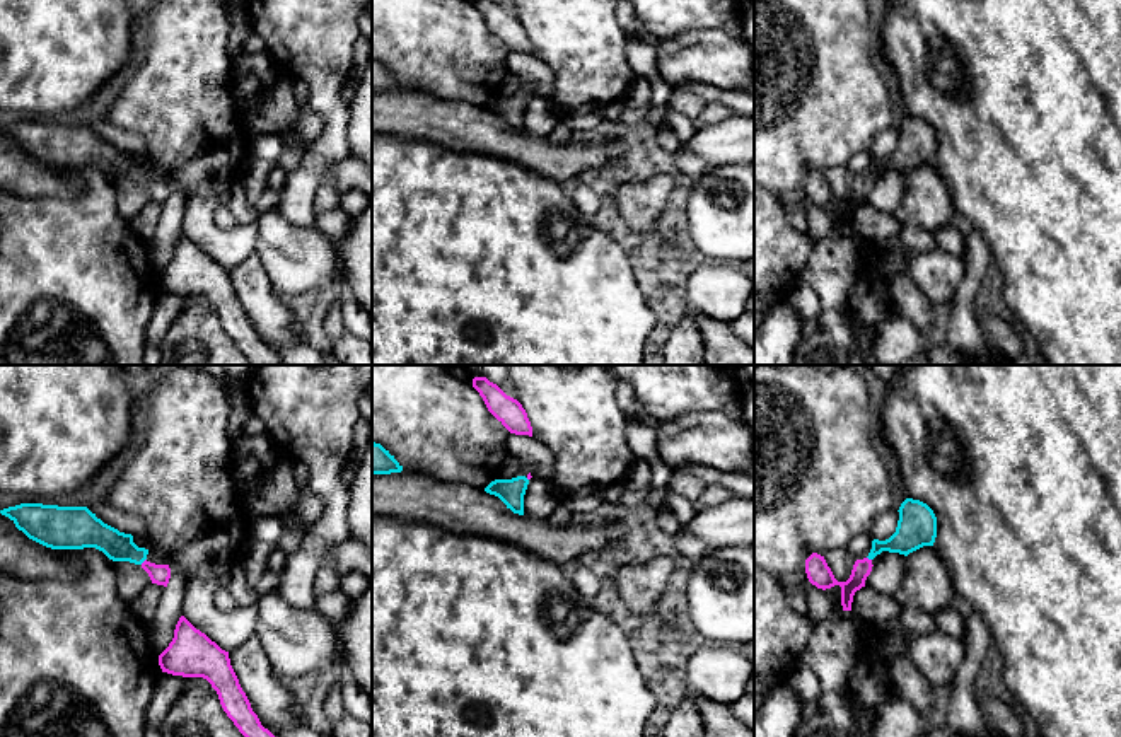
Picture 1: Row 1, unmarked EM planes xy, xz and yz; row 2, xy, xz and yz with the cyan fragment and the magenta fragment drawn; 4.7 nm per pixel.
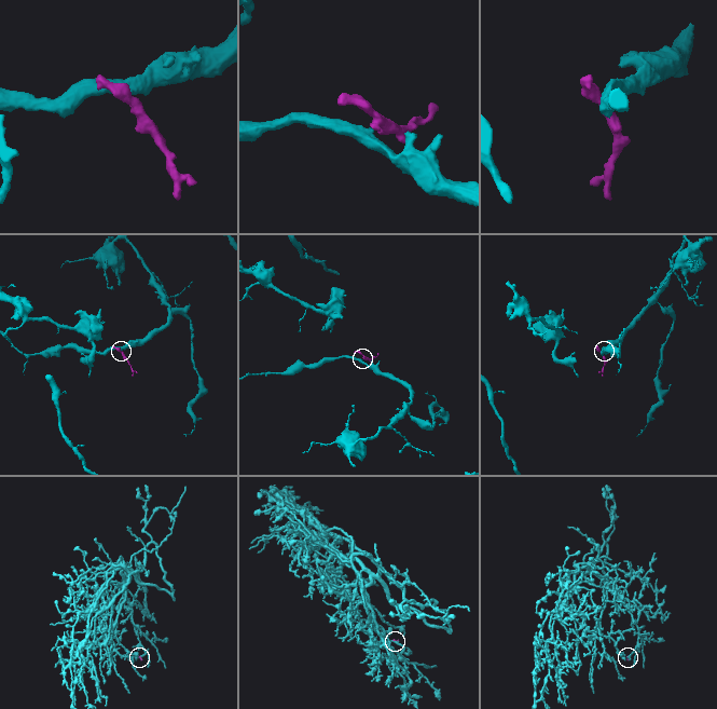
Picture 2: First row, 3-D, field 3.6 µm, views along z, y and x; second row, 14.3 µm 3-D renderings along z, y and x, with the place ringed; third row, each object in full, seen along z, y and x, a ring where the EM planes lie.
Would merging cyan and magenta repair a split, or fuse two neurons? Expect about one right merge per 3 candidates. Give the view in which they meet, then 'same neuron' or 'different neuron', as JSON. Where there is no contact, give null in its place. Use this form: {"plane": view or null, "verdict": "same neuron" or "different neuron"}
{"plane": "xy", "verdict": "same neuron"}

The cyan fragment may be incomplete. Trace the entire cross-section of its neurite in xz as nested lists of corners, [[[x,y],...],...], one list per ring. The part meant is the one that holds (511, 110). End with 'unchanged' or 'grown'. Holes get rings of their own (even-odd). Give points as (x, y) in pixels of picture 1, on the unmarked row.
[[[526,94],[495,97],[485,106],[485,109],[498,114],[514,131],[524,133],[524,113],[527,102],[529,97]]]; unchanged

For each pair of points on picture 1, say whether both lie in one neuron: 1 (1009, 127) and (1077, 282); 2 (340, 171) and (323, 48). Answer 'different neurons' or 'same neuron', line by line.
1: same neuron
2: different neurons

